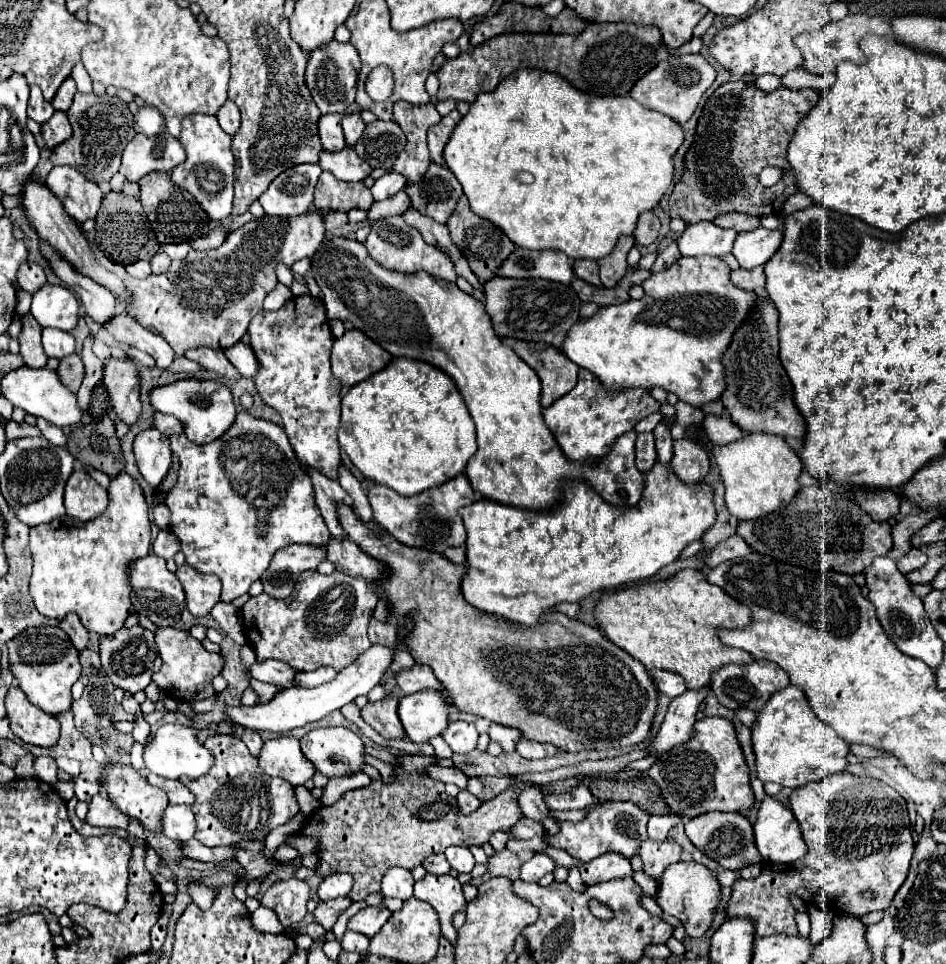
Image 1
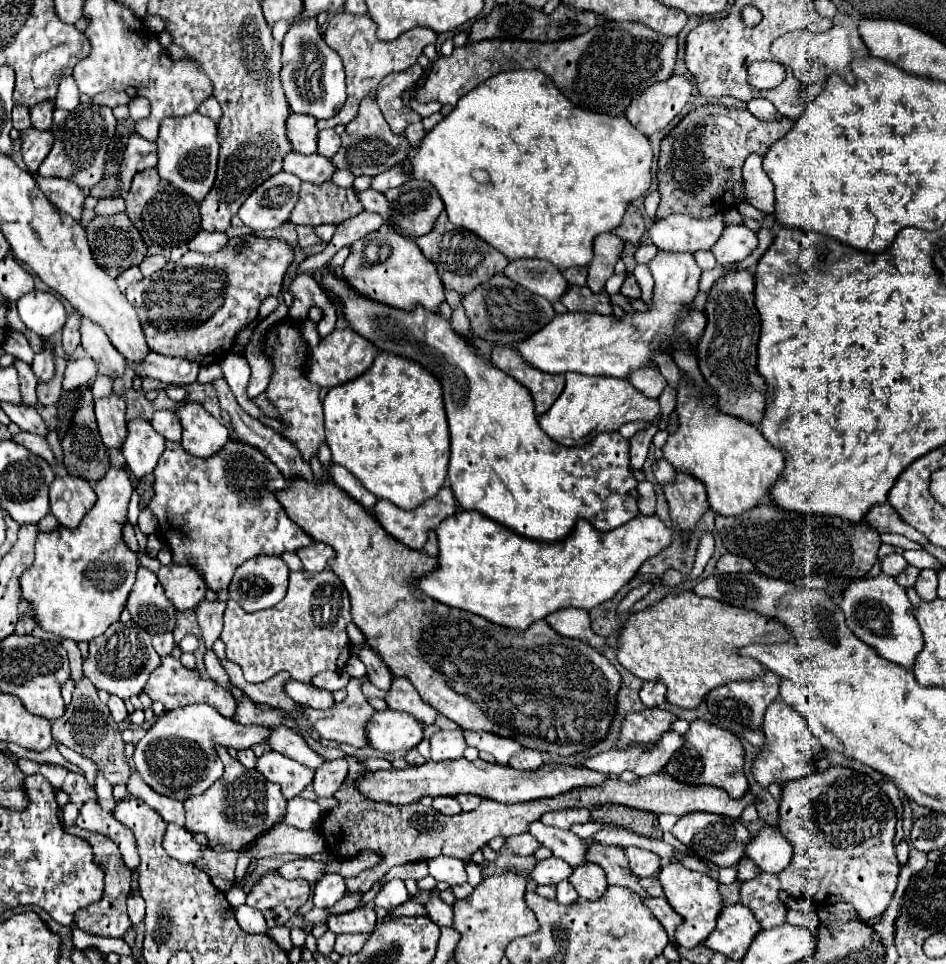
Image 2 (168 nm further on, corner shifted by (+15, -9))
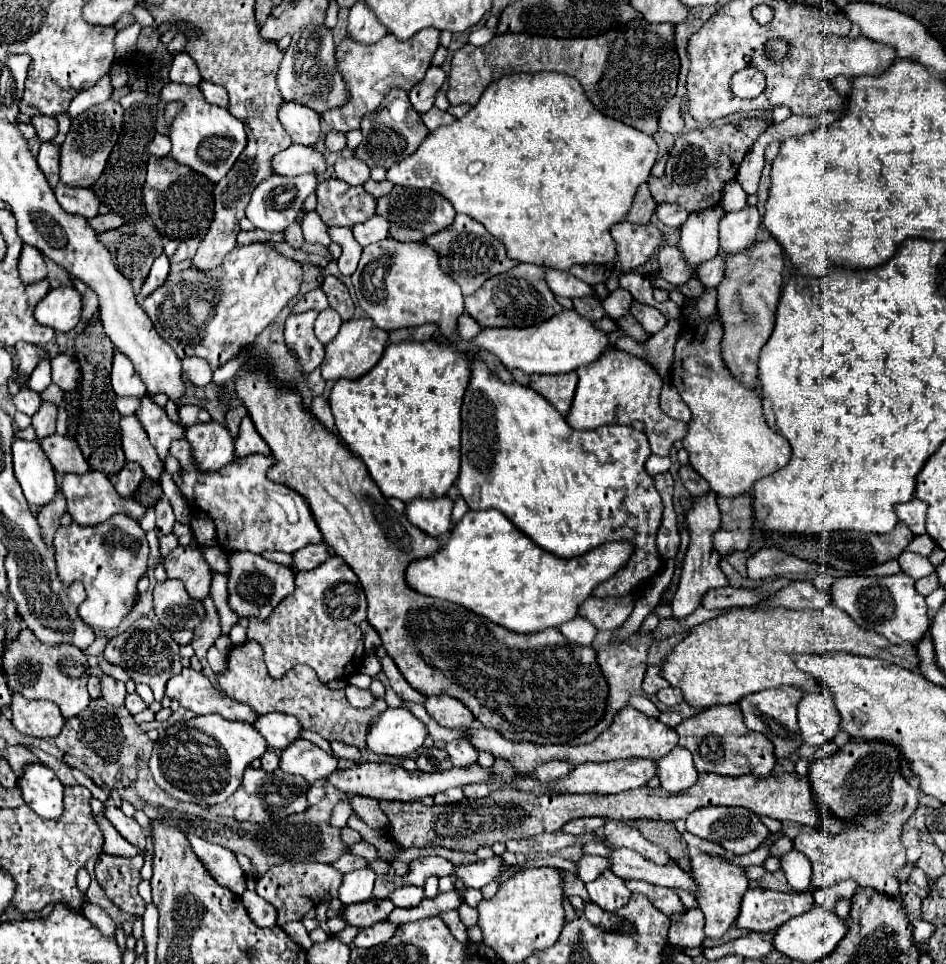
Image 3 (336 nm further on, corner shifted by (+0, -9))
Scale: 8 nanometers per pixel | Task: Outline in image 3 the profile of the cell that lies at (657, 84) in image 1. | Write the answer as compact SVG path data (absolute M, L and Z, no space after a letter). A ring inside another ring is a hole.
M671 98L671 102L661 110L659 126L661 126L661 130L671 132L671 134L681 134L683 132L685 122L681 118L681 102L677 98Z

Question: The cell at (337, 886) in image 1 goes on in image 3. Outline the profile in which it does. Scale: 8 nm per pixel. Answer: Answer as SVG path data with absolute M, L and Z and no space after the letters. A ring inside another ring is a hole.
M363 868L363 870L355 870L351 874L345 874L343 884L339 888L339 900L343 904L369 900L375 878L377 878L377 874L371 868Z

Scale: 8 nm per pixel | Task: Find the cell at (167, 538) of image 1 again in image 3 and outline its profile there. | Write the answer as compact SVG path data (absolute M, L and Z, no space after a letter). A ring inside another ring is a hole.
M87 472L83 476L79 474L65 474L63 476L63 494L67 498L67 512L73 516L73 520L81 526L95 526L107 518L111 518L113 514L127 514L135 520L139 520L139 516L145 514L145 506L141 506L137 500L133 498L121 498L119 492L115 490L115 486L111 484L111 480L101 474L101 472Z

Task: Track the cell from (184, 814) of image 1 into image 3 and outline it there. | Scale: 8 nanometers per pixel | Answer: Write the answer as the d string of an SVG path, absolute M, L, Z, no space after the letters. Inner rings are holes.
M195 834L187 836L197 858L203 862L203 866L207 868L207 872L225 888L229 888L235 894L243 894L245 892L245 872L239 866L235 854L223 846L211 844Z

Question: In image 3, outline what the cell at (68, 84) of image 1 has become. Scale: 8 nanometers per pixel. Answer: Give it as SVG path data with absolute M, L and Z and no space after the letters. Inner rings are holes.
M39 116L39 118L31 118L31 124L37 132L37 138L41 142L49 142L51 138L57 136L57 120L55 118L45 118L45 116Z

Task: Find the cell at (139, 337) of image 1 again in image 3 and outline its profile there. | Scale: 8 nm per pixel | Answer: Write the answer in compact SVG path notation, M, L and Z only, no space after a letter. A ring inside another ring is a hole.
M185 358L183 360L183 374L195 384L195 386L207 386L213 378L211 368L203 358Z

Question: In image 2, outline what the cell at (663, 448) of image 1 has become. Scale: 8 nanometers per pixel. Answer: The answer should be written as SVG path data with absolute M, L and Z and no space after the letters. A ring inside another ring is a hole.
M656 460L656 462L652 464L652 472L654 472L654 476L656 476L656 480L658 480L660 484L672 482L672 480L674 480L674 474L676 474L674 466L672 466L670 462L666 462L666 460Z

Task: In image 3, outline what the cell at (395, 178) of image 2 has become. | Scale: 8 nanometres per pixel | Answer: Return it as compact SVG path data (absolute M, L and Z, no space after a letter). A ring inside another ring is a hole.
M519 72L519 74L511 74L505 76L497 82L493 82L491 86L487 86L487 90L483 92L481 100L459 120L447 124L447 126L439 126L437 130L429 132L429 136L421 142L421 146L417 148L415 154L395 162L389 170L387 170L387 180L399 186L407 186L407 188L427 188L427 190L435 190L437 194L441 194L443 198L447 198L455 212L467 214L469 218L481 222L505 248L507 248L507 256L511 260L519 260L519 262L529 262L529 264L537 264L537 266L545 266L545 268L555 268L555 270L569 270L573 264L611 264L617 256L617 246L615 240L611 238L611 226L615 222L621 222L633 202L635 190L639 188L639 184L647 182L649 172L653 168L657 160L657 142L653 136L643 134L641 130L635 130L627 124L615 122L607 116L603 116L585 96L583 86L567 76L567 74L559 74L559 72L535 72L535 74L527 74L527 72ZM473 164L481 164L479 172L471 172Z

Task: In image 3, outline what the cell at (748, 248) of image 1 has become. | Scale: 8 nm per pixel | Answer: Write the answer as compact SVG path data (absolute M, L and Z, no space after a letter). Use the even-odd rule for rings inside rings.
M745 206L739 212L727 212L719 224L721 250L723 252L739 252L751 246L757 240L757 230L761 226L761 216L757 206Z

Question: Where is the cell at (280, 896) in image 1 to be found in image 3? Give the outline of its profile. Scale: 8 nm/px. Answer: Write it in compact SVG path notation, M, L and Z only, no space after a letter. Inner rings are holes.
M285 862L285 864L273 866L267 874L263 874L257 880L257 894L277 908L277 912L279 912L277 924L285 926L293 920L301 920L317 904L337 898L341 880L343 880L343 874L339 870L335 870L331 864Z

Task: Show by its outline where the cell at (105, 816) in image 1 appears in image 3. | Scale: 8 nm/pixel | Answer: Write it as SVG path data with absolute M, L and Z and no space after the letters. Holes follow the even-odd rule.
M107 808L105 810L105 818L117 828L117 832L129 840L133 846L145 850L147 846L147 836L143 832L143 828L137 824L135 818L127 818L119 808Z

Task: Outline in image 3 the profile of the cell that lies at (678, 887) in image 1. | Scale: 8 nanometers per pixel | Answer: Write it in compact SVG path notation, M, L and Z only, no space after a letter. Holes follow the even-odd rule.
M699 852L691 858L691 868L693 868L691 876L695 878L695 882L699 882L697 902L705 914L705 934L707 934L707 938L721 938L725 934L725 930L729 926L733 926L739 916L741 898L743 898L745 890L749 888L747 872L745 872L745 868L731 864L721 856L711 856L705 852Z

